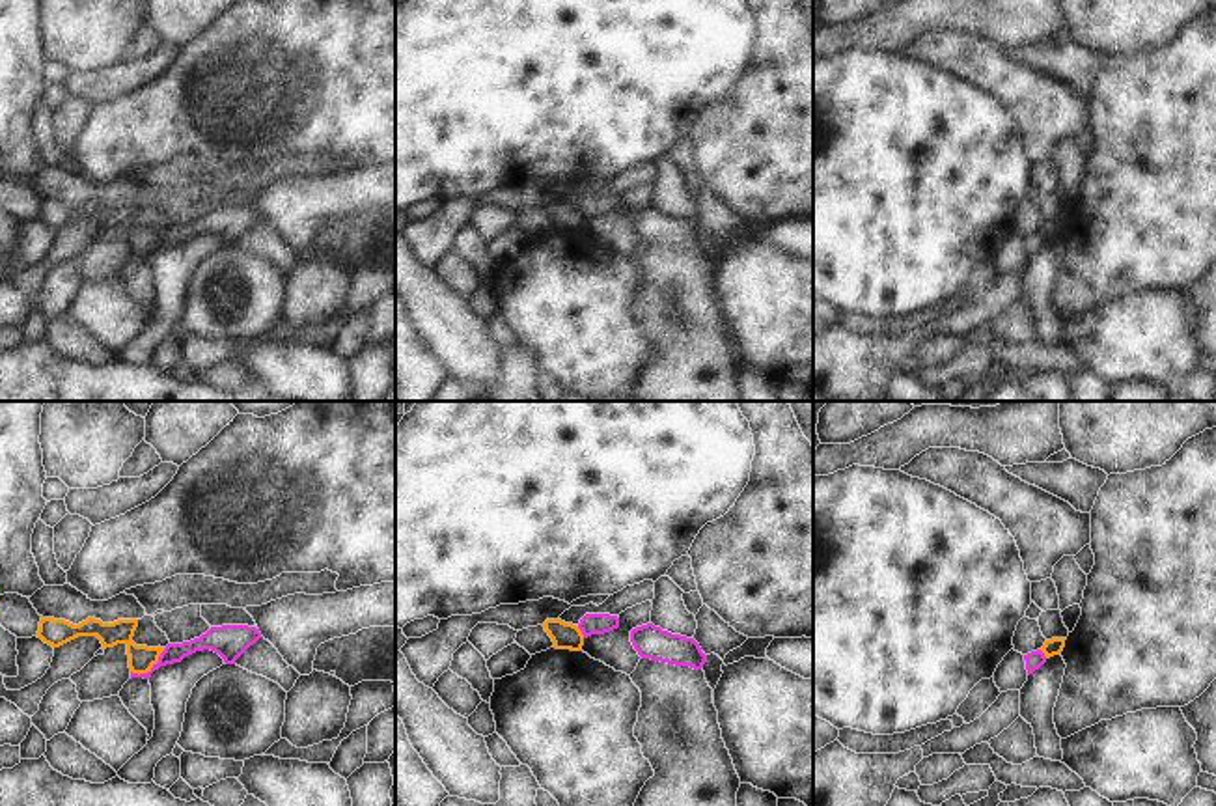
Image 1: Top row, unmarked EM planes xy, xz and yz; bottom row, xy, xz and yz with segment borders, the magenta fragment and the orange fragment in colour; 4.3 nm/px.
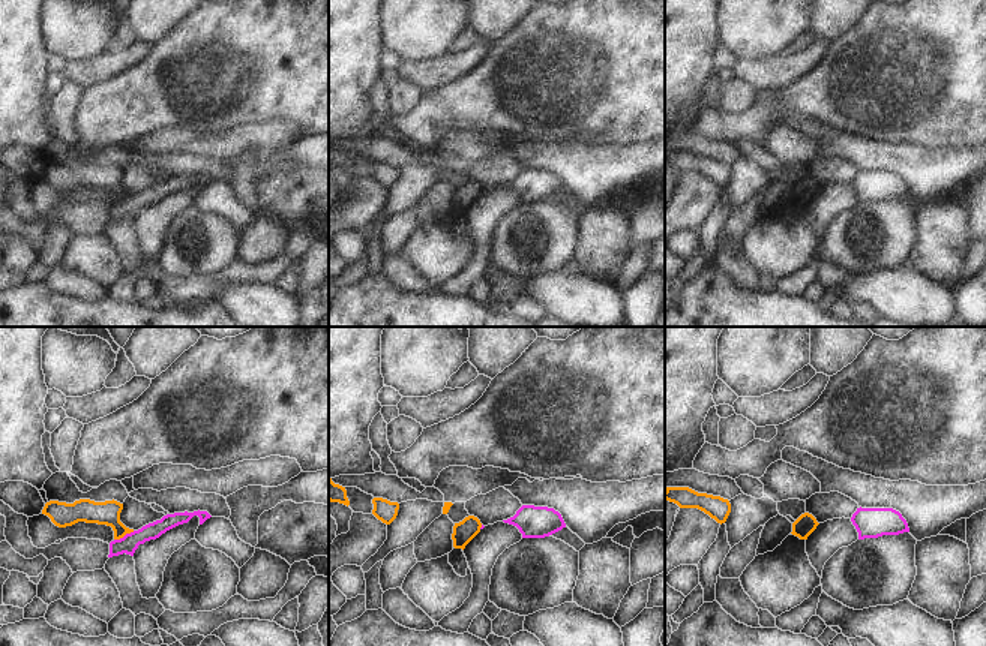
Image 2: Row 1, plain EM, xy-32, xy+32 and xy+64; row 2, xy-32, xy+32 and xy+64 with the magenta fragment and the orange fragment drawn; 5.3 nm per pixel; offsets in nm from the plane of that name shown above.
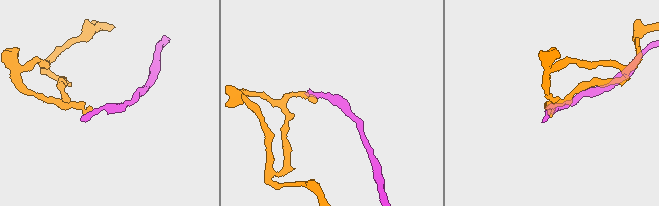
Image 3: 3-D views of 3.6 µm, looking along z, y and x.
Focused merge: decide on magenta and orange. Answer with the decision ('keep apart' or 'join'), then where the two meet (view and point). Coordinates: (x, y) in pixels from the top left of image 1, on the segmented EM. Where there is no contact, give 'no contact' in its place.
keep apart; contact xy (152, 668)

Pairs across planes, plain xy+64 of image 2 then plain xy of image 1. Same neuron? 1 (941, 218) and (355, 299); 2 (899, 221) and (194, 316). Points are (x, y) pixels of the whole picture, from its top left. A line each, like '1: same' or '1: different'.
1: different
2: same

